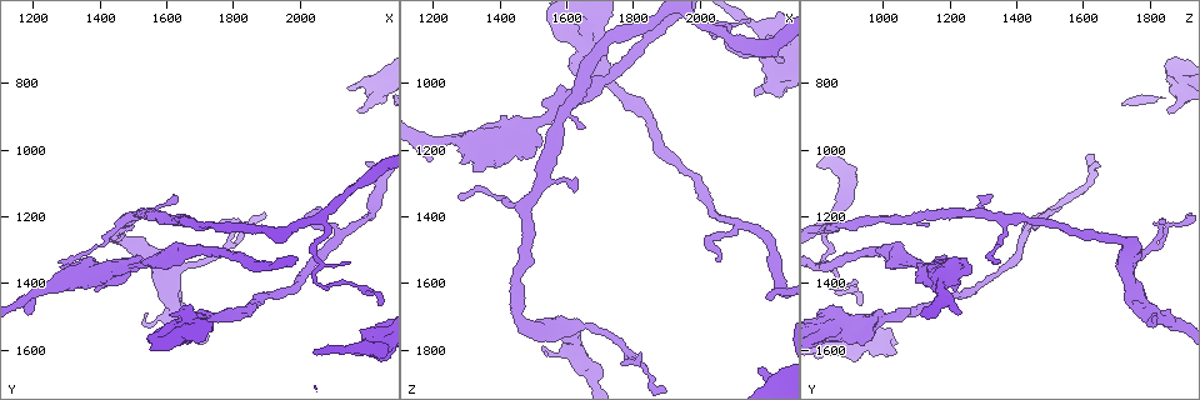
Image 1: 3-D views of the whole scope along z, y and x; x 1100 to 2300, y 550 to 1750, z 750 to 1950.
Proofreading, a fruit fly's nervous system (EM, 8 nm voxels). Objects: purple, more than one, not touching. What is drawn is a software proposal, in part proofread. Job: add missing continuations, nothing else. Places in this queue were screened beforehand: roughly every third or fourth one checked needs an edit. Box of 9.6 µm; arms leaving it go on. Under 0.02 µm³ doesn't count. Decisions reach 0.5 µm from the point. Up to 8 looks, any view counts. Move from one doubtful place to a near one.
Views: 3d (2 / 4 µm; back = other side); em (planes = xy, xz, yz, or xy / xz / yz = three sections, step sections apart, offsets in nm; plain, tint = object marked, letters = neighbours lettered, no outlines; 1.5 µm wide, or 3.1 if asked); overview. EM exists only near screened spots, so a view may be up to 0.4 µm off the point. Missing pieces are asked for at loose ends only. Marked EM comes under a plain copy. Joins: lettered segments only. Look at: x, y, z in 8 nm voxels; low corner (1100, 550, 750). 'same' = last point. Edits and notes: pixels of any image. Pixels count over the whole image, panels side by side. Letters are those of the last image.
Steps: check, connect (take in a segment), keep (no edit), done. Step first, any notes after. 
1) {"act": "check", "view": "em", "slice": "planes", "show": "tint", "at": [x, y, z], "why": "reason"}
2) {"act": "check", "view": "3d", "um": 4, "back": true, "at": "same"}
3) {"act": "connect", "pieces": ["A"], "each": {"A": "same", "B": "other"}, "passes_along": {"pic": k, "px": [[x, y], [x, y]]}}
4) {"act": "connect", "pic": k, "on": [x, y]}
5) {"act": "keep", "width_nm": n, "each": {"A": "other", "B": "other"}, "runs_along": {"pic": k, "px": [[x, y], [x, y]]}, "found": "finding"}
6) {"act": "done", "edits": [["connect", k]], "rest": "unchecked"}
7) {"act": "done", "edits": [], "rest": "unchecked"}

{"act": "check", "view": "em", "slice": "planes", "show": "letters", "at": [2180, 870, 1860], "why": "thick end"}

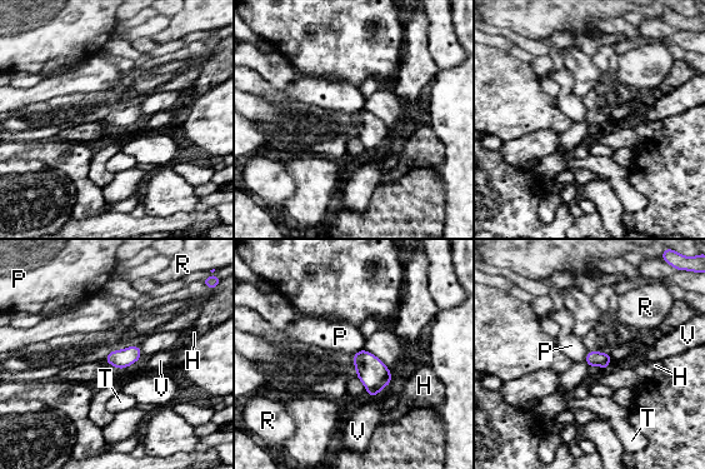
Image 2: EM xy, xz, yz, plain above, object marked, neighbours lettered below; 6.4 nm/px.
{"act": "keep", "each": {"H": "other", "P": "other", "R": "other", "T": "other", "V": "other"}, "border": {"pic": 2, "px": [[363, 348], [353, 353]]}, "found": "no lettered segment goes on from it"}

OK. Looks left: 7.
{"act": "check", "view": "3d", "um": 2, "at": [1760, 1210, 1850], "why": "branch stops here"}

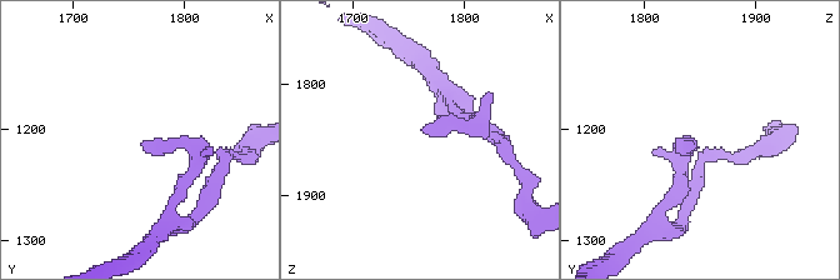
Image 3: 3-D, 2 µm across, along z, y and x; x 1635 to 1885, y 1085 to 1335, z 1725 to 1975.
{"act": "check", "view": "em", "slice": "xz", "step": 8, "show": "letters", "at": [1762, 1212, 1844], "why": "need the tissue"}

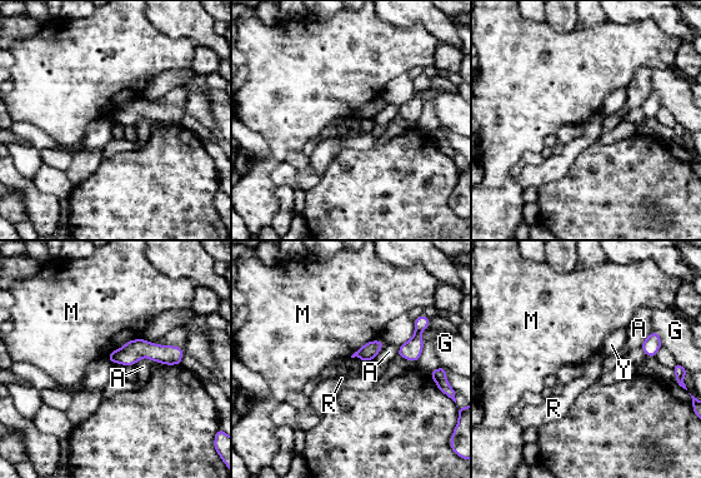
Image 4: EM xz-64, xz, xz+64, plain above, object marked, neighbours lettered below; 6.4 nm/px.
{"act": "check", "view": "em", "slice": "planes", "show": "letters", "at": "same", "why": "cut it another way"}

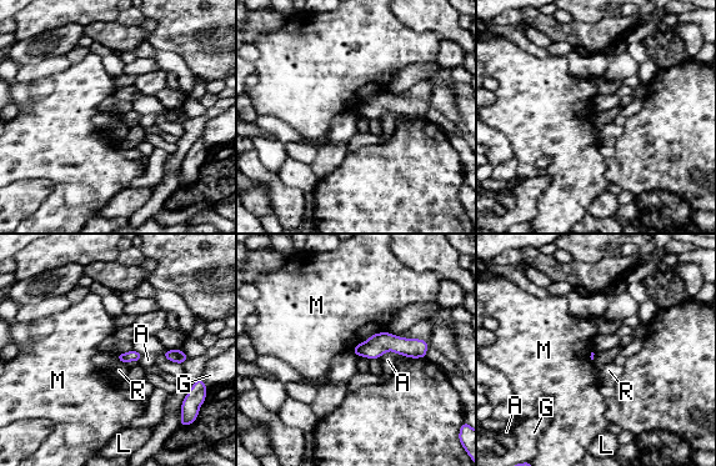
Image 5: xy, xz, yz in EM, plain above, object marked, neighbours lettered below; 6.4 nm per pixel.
{"act": "keep", "longest_contact_nm": ["M", 260], "each": {"A": "other", "G": "other", "L": "other", "M": "other", "R": "other"}, "border": {"pic": 5, "px": [[385, 330], [370, 335], [351, 349]]}, "found": "no lettered segment goes on from it"}

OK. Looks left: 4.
{"act": "check", "view": "em", "slice": "planes", "show": "letters", "at": [1200, 1490, 1240], "why": "branch stops here"}

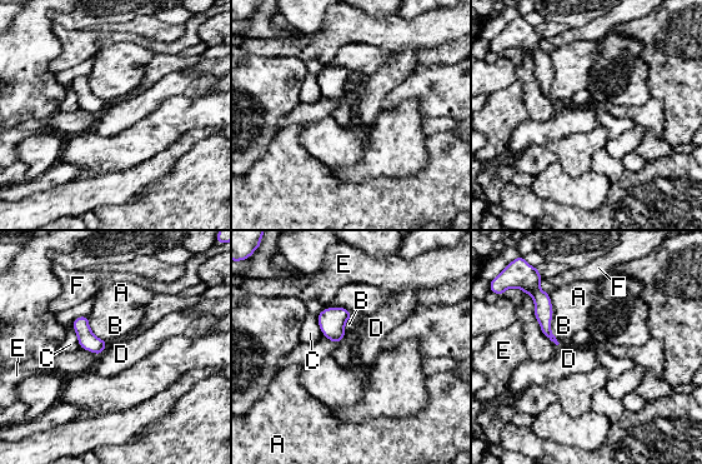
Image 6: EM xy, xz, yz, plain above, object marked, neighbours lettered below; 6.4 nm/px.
{"act": "keep", "longest_contact_nm": ["B", 220], "each": {"A": "other", "B": "other", "C": "other", "D": "other", "E": "other", "F": "other"}, "border": {"pic": 6, "px": [[108, 344], [99, 355]]}, "found": "no lettered segment goes on from it"}

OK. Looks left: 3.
{"act": "done", "edits": [], "rest": "unchecked"}

